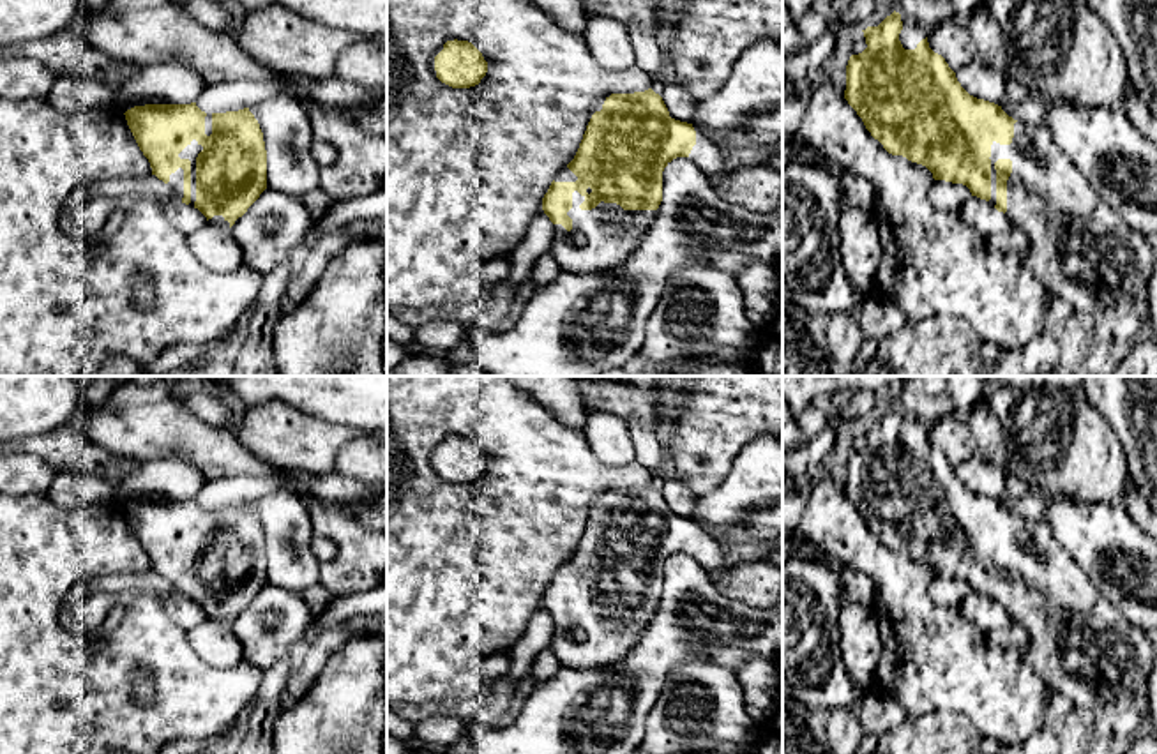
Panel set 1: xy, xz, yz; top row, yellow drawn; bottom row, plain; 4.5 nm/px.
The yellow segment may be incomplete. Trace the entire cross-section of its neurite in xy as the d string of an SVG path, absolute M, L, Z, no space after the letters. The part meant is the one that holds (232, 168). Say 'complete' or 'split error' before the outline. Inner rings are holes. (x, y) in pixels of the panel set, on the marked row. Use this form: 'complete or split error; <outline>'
split error; M145 104L125 113L152 175L170 185L173 201L198 208L208 224L231 228L267 189L263 132L249 108L205 113L191 104Z

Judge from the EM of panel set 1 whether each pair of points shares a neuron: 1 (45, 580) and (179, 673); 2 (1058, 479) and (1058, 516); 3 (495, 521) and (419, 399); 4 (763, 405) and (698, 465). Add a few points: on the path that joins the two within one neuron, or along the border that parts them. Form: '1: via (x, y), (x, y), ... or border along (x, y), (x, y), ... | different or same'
1: via (48, 622), (90, 664), (136, 659) | same
2: border along (1050, 493), (1060, 498), (1097, 504) | different
3: via (458, 511), (421, 474), (419, 437) | same
4: via (746, 414), (712, 447) | same

